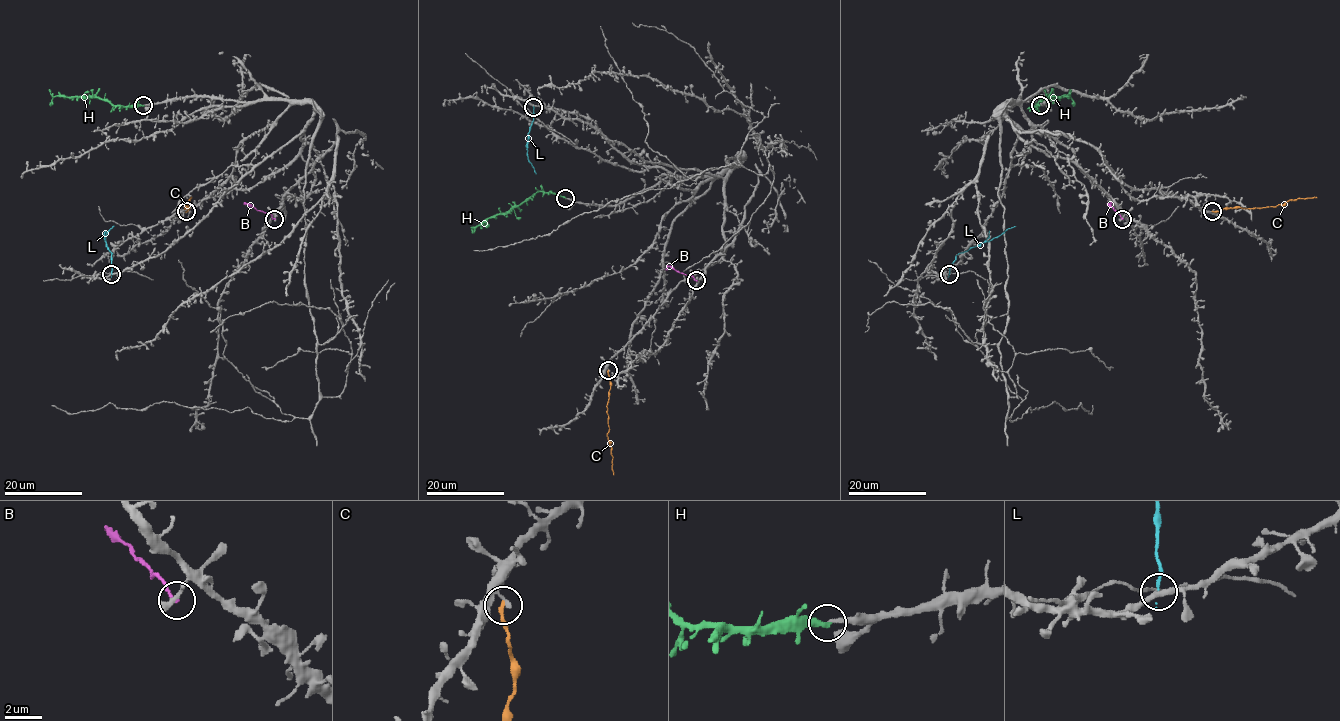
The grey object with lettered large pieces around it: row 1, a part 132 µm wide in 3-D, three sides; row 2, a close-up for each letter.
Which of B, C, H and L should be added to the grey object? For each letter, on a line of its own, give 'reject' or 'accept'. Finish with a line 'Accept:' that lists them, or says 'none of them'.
B: reject
C: reject
H: accept
L: reject
Accept: H

